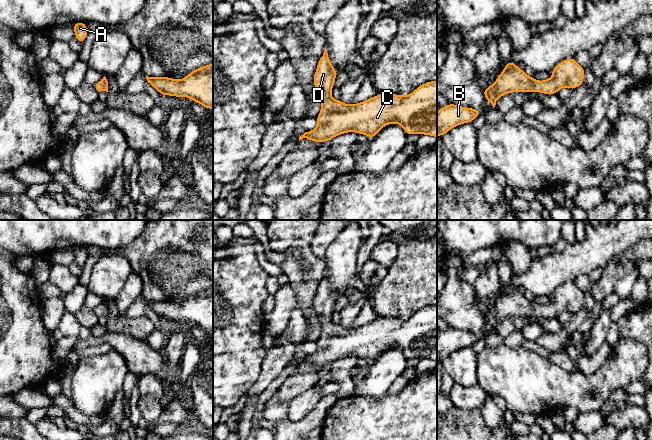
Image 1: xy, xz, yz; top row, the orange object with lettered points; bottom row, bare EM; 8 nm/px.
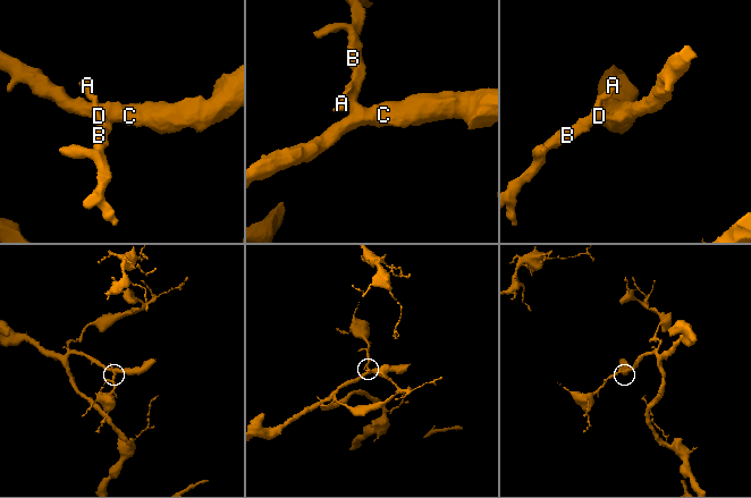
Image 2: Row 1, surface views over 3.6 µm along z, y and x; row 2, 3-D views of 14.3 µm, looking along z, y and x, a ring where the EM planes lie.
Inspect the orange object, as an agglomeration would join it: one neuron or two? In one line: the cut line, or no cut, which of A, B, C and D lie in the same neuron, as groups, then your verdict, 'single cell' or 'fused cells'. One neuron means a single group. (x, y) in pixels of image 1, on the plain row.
no cut | A B C D | single cell

